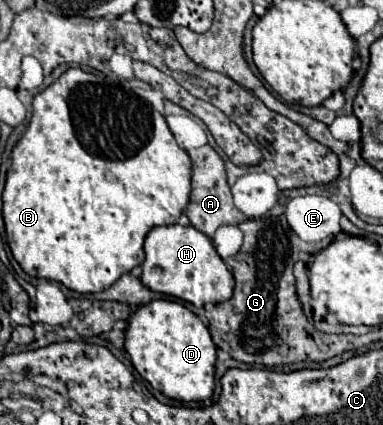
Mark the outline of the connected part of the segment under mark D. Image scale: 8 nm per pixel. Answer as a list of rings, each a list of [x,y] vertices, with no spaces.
[[[154,299],[142,305],[126,327],[124,343],[134,369],[160,393],[176,401],[204,401],[214,391],[216,345],[208,327],[182,303]]]

